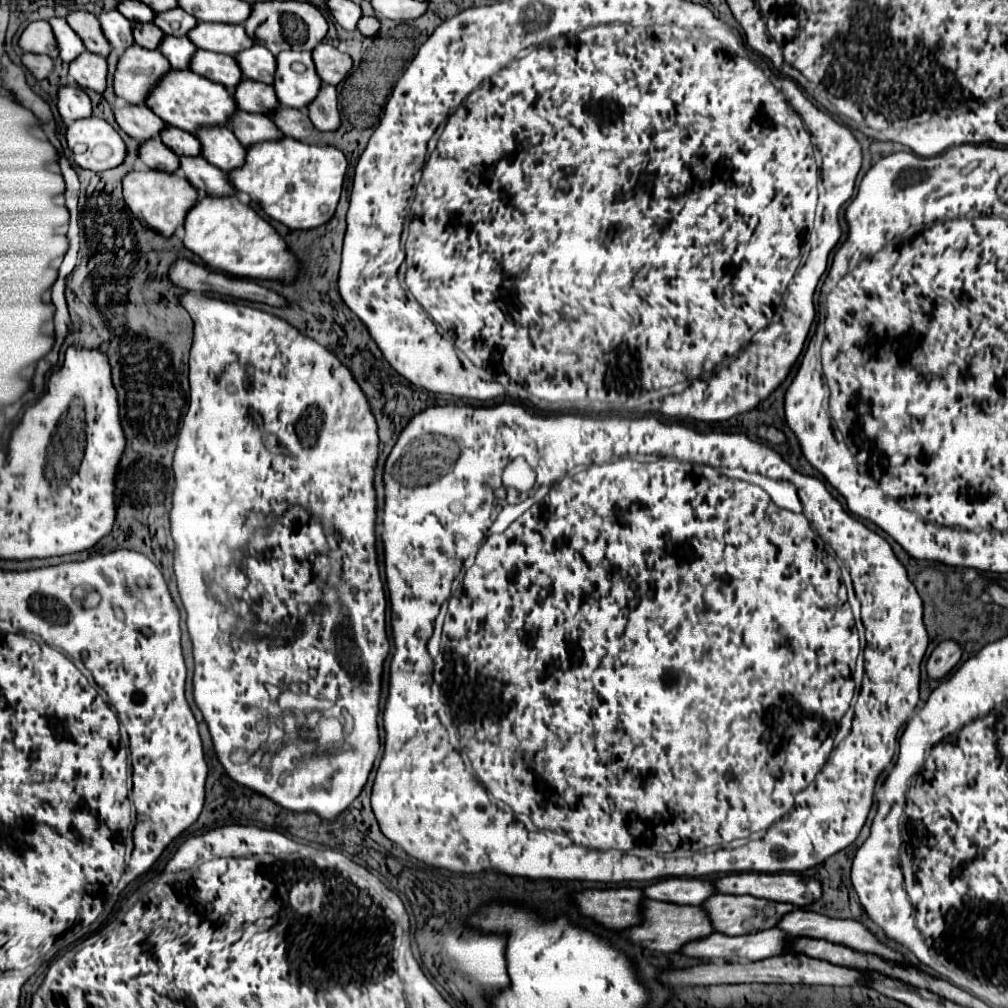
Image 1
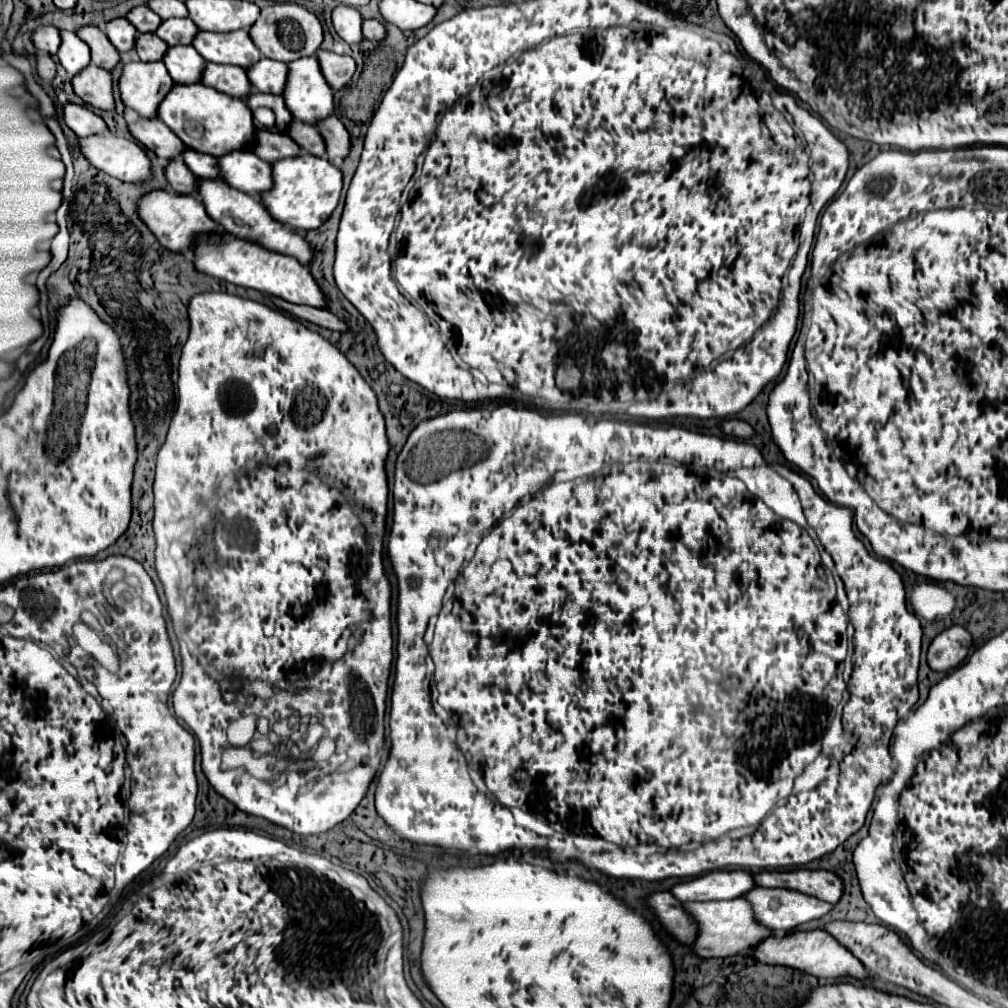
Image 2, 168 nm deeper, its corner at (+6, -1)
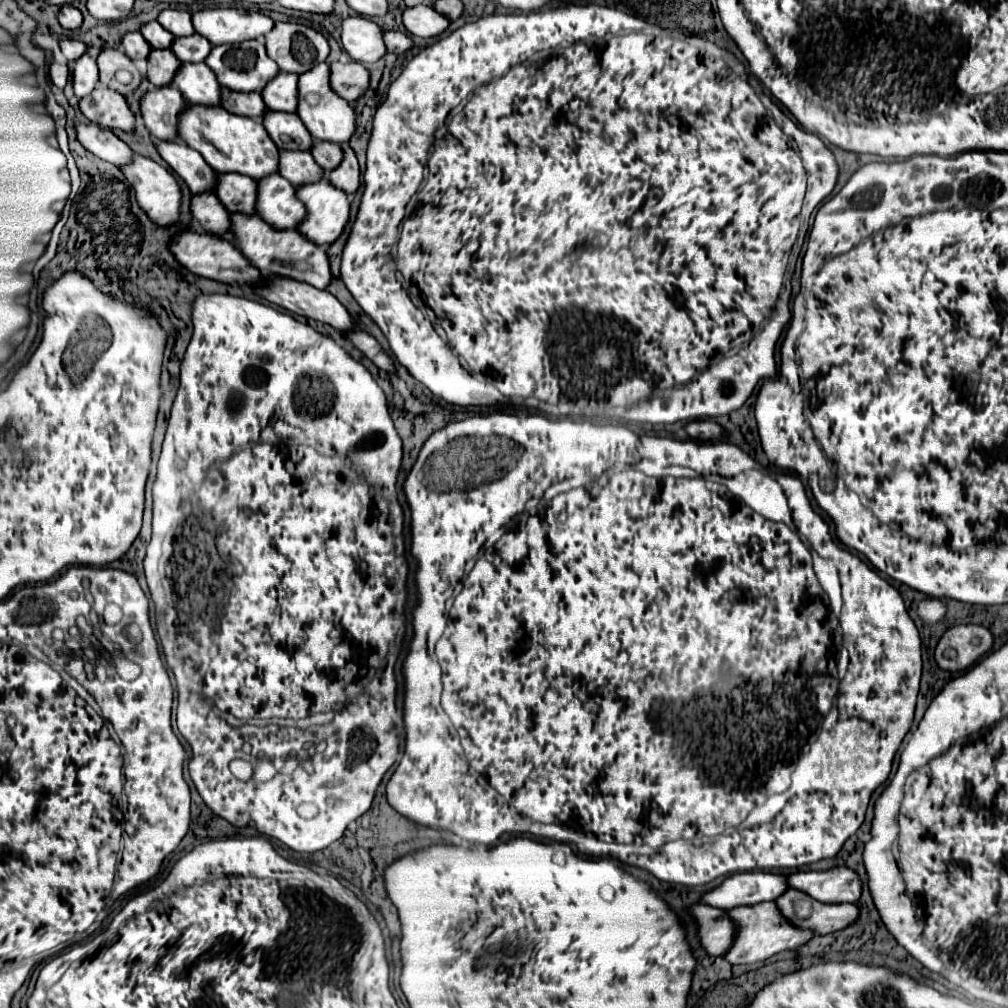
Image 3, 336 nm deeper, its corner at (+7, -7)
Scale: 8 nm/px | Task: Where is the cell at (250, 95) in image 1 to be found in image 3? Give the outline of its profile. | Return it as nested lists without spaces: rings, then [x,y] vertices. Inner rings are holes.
[[[266,109],[264,117],[262,117],[262,125],[268,131],[270,139],[276,143],[276,147],[280,147],[280,149],[306,151],[312,145],[312,137],[296,113]]]

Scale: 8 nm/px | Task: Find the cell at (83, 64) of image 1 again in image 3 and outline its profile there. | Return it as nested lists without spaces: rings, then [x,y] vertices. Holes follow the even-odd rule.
[[[98,85],[90,97],[80,99],[80,111],[88,121],[98,123],[100,127],[122,131],[134,129],[134,115],[128,109],[124,97],[102,85]]]

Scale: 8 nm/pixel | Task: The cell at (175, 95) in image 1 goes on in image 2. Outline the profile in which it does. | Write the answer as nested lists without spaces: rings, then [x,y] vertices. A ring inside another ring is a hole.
[[[203,83],[175,85],[167,99],[159,105],[159,119],[189,147],[199,153],[223,157],[231,151],[255,149],[255,125],[253,113],[243,99],[231,99]]]

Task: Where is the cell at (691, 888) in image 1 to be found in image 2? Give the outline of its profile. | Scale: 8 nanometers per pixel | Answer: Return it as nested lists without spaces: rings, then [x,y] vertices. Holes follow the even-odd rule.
[[[731,869],[731,871],[711,871],[697,879],[679,883],[671,889],[671,893],[687,903],[687,901],[713,901],[713,899],[735,899],[743,897],[751,889],[755,889],[755,879],[751,871]]]

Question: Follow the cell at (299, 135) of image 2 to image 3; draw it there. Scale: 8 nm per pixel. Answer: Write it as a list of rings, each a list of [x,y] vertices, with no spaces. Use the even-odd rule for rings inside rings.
[[[314,141],[310,147],[310,153],[314,161],[318,161],[318,165],[324,169],[326,175],[342,161],[342,147],[330,141]]]

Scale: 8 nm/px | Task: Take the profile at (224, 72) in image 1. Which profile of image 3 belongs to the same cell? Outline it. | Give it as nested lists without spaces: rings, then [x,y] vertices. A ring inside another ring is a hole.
[[[222,87],[220,97],[222,97],[222,107],[236,115],[260,117],[266,111],[266,105],[260,93],[242,93],[242,91],[232,91],[232,89]]]

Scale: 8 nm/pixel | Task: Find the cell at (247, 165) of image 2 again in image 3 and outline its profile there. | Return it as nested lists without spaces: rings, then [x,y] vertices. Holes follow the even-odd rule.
[[[270,173],[256,181],[256,213],[276,229],[294,229],[304,217],[304,205],[296,199],[290,181]]]

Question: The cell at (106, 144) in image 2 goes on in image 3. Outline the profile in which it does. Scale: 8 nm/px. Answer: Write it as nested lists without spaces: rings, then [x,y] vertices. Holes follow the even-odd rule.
[[[134,155],[130,165],[122,165],[122,175],[130,181],[138,205],[158,225],[172,225],[180,213],[180,187],[170,171],[156,161]]]

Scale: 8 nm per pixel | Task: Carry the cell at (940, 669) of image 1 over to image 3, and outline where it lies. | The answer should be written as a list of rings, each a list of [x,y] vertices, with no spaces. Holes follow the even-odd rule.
[[[980,625],[950,627],[938,641],[934,659],[944,671],[964,671],[992,647],[992,633]]]

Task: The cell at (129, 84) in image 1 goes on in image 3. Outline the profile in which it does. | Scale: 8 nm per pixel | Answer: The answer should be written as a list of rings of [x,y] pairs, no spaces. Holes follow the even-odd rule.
[[[174,85],[148,89],[140,97],[140,113],[148,131],[156,139],[174,139],[178,113],[184,109],[186,99]]]

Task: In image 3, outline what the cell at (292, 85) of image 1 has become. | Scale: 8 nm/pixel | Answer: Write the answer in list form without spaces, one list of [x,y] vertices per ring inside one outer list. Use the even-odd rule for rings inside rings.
[[[326,63],[316,65],[314,69],[298,75],[298,109],[296,109],[296,113],[314,139],[346,143],[354,133],[354,109],[348,101],[344,101],[330,89],[328,75],[330,75],[330,67]]]

